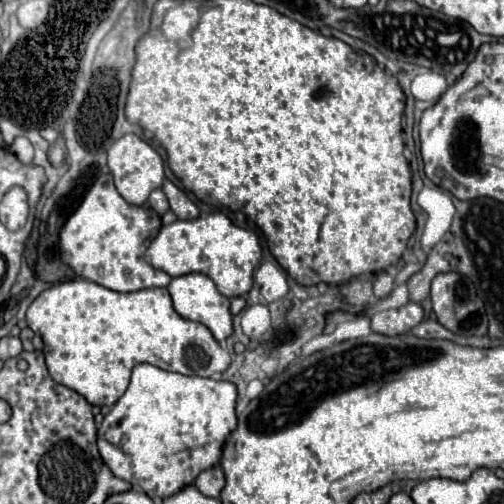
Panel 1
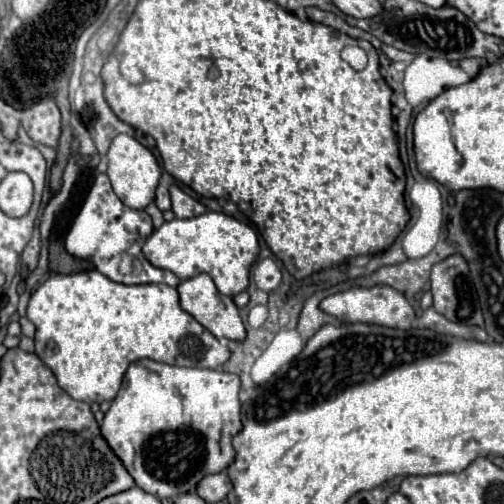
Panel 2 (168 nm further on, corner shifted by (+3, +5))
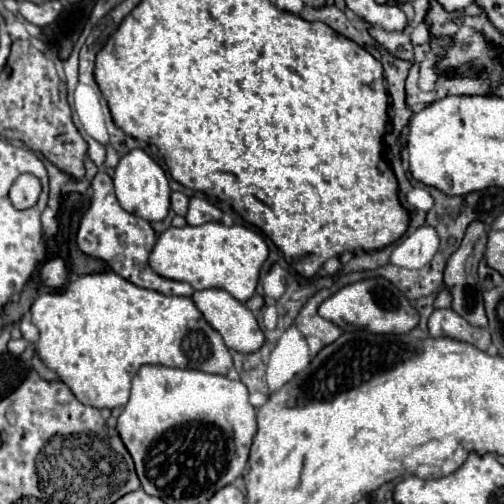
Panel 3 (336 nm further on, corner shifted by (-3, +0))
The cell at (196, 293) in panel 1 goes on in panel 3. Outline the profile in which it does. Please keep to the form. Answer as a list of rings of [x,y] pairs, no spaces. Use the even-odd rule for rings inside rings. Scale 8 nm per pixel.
[[[210,288],[210,290],[200,290],[200,292],[194,292],[192,296],[194,304],[198,306],[198,310],[204,314],[206,322],[218,330],[224,338],[224,344],[236,352],[256,352],[262,348],[264,344],[264,332],[260,330],[258,326],[258,320],[256,316],[246,308],[246,304],[238,302],[234,296],[230,296],[226,290],[216,290],[216,288]]]

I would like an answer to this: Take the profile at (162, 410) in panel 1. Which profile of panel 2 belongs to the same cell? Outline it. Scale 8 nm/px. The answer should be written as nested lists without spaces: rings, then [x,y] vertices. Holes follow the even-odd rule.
[[[138,359],[128,367],[122,389],[104,415],[100,433],[140,489],[156,495],[158,499],[176,499],[186,491],[194,491],[202,477],[220,473],[234,461],[232,437],[242,429],[238,391],[240,379],[234,373]]]

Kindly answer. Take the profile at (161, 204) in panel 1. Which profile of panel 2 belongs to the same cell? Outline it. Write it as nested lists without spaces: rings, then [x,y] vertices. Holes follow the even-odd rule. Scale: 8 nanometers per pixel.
[[[158,185],[156,189],[156,197],[154,197],[154,203],[160,211],[166,211],[170,209],[170,195],[168,195],[168,185]]]

